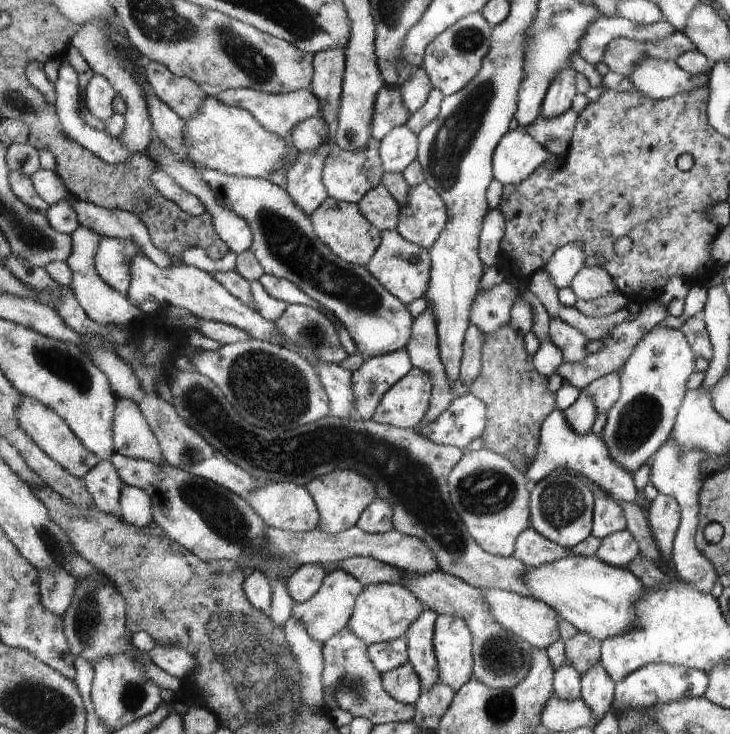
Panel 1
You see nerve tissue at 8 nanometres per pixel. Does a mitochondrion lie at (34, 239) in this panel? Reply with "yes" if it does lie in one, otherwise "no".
yes

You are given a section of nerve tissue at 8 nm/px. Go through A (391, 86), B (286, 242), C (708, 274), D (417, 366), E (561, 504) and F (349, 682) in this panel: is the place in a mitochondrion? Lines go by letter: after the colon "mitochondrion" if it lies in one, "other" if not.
A: other
B: mitochondrion
C: other
D: other
E: mitochondrion
F: mitochondrion

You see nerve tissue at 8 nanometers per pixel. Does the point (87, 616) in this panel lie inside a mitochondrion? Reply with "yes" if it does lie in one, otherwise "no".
yes

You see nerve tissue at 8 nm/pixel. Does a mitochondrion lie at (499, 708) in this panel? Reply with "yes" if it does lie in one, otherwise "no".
yes

